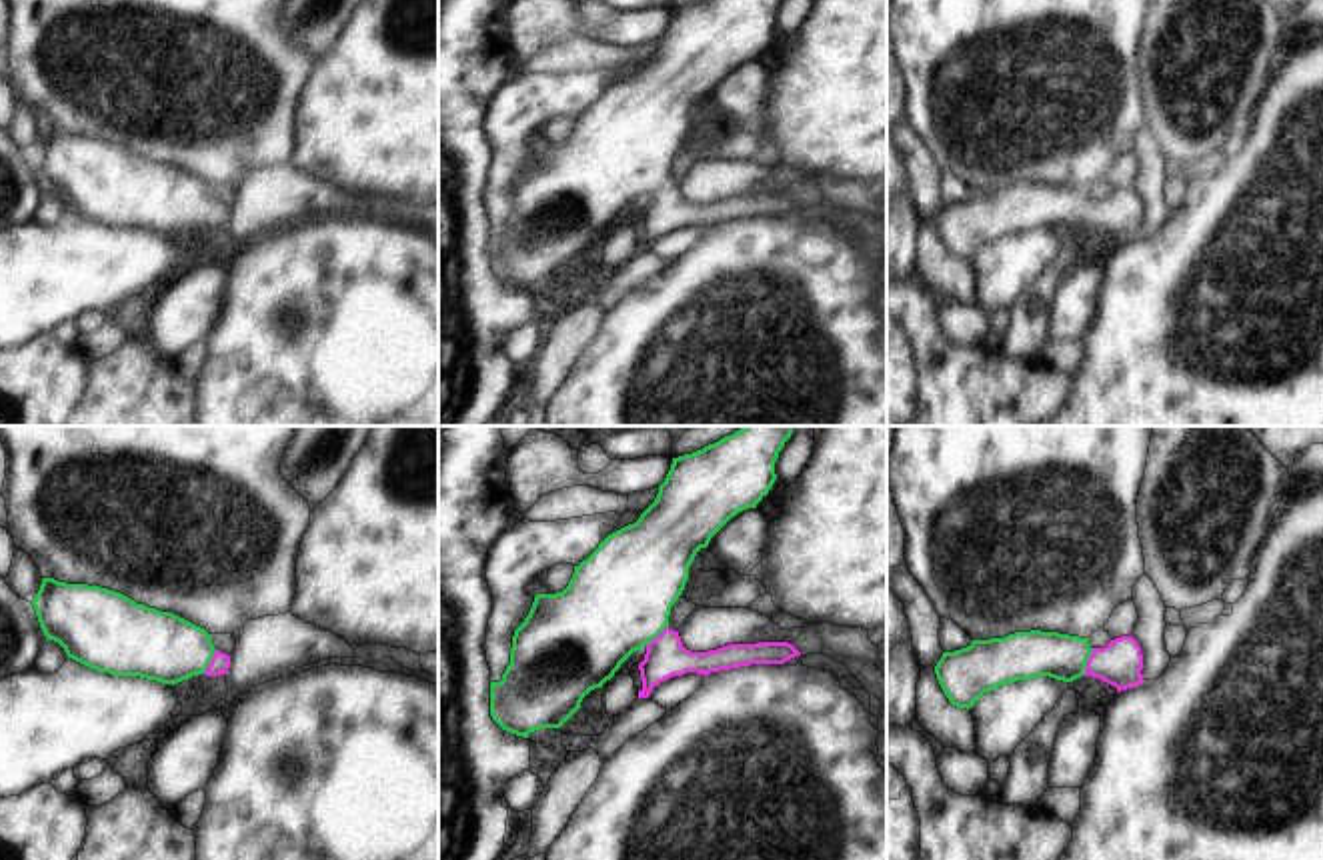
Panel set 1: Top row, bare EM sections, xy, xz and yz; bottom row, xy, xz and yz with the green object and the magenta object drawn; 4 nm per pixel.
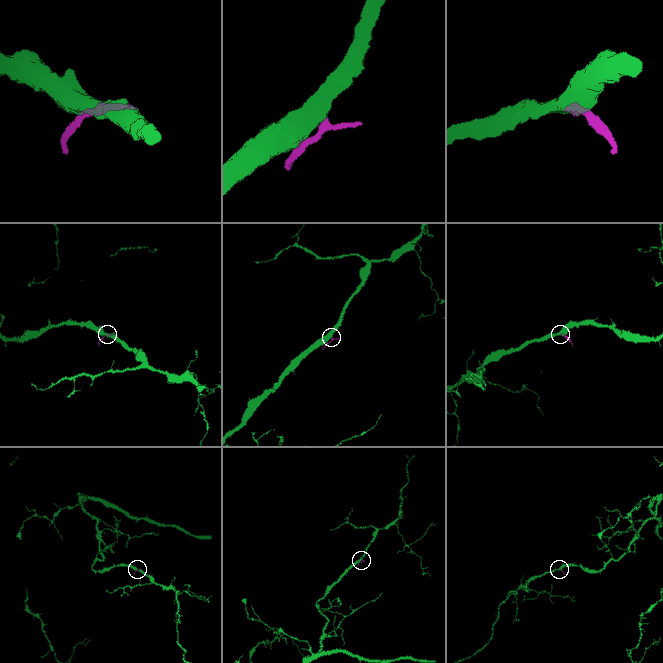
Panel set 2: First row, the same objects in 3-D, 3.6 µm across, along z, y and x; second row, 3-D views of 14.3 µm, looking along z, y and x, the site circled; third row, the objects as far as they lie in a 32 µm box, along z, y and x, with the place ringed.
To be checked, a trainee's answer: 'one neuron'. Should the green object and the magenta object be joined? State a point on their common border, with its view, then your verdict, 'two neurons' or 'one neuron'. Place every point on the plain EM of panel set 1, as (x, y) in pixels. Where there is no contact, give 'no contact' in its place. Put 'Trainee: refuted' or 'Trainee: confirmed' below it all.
yz (1085, 214) | one neuron
Trainee: confirmed

